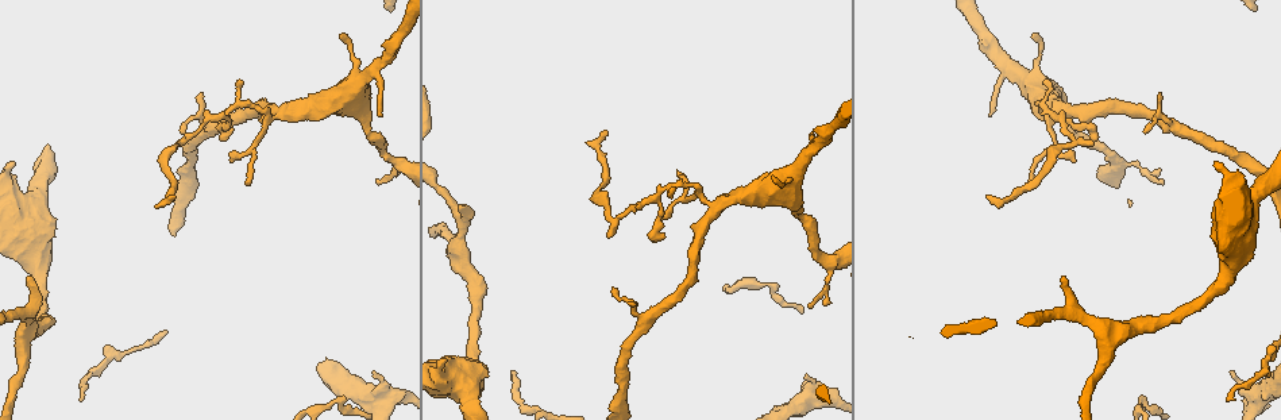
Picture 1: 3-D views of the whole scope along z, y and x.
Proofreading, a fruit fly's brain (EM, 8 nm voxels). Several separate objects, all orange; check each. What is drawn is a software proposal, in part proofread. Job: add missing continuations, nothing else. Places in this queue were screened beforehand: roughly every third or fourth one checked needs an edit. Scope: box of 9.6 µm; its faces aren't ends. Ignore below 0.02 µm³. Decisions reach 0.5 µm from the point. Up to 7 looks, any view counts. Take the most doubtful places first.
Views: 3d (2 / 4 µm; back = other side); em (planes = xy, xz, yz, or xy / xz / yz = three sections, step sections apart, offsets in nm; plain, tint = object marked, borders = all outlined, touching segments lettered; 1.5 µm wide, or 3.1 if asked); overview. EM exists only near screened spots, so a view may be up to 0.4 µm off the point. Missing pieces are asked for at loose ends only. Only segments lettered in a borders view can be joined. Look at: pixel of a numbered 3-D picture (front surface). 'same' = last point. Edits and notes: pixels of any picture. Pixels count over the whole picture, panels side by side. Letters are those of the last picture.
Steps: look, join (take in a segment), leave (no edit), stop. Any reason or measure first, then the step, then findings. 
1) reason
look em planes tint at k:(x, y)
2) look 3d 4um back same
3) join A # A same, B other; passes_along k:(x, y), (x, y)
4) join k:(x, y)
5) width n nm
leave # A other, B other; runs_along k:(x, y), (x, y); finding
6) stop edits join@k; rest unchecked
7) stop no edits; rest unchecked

an open end
look em planes tint at 1:(806, 377)

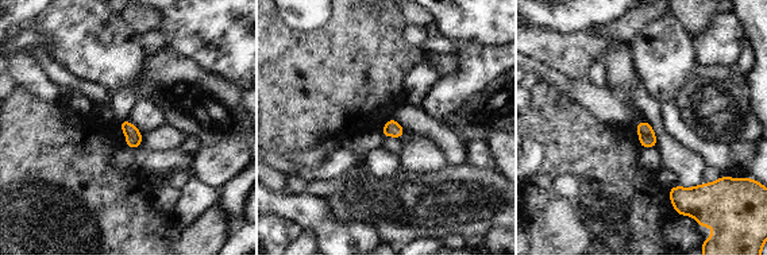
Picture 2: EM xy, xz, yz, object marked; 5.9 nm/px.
what lies round it
look em planes borders same

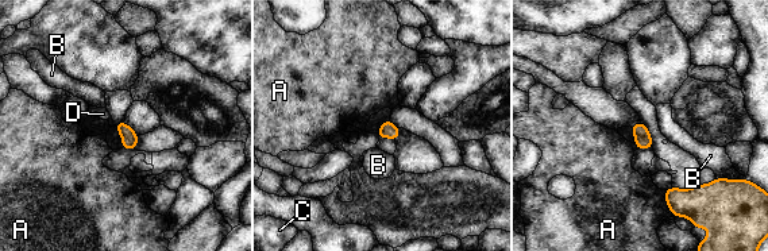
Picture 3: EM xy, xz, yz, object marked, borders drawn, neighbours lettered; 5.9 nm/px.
leave # A other, B other, C other, D other; border 3:(663, 190), (664, 200), (672, 215); none of them fits

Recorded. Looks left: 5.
an open end
look 3d 2um at 1:(462, 206)

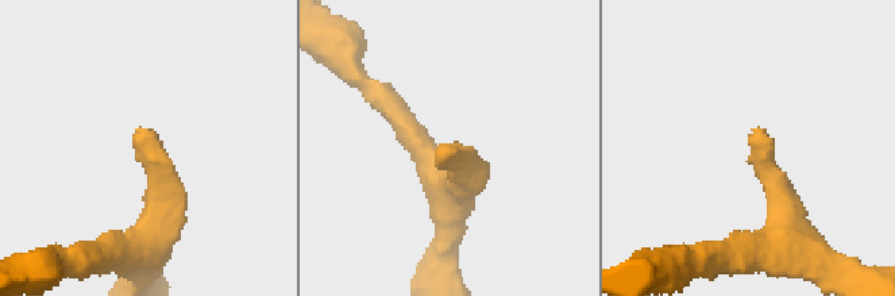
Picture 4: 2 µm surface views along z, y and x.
look em yz step 4 borders at 4:(438, 155)

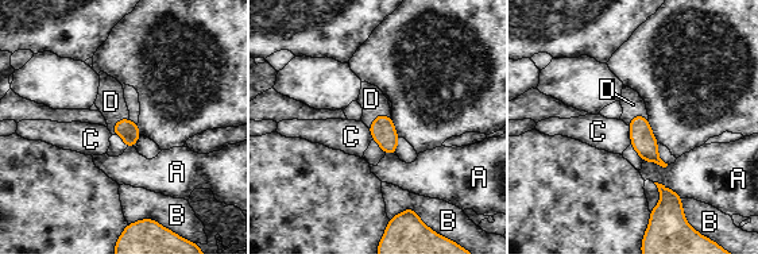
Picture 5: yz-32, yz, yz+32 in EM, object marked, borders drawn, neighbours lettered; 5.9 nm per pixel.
join D # A other, B other, C other, D same; passes_along 5:(382, 130), (378, 115), (371, 99); the cell continues

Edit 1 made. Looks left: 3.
an open end
look em xy step 8 tint at 1:(382, 116)

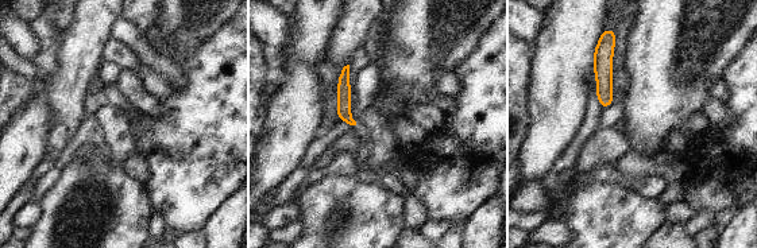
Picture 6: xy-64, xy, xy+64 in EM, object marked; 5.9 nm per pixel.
another direction
look em planes borders same

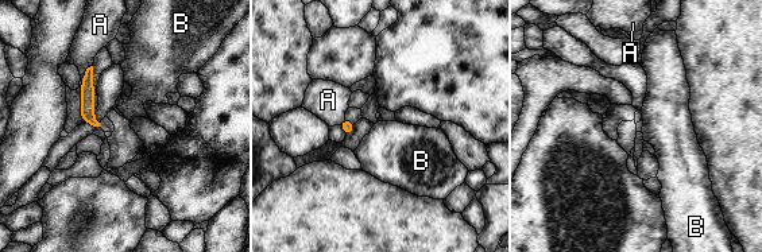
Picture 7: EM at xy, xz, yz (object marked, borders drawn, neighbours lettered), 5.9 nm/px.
leave # A other, B other; runs_along 7:(89, 72), (86, 77), (86, 119); no lettered segment goes on from it

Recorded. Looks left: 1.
stop edits join@5; rest unchecked

